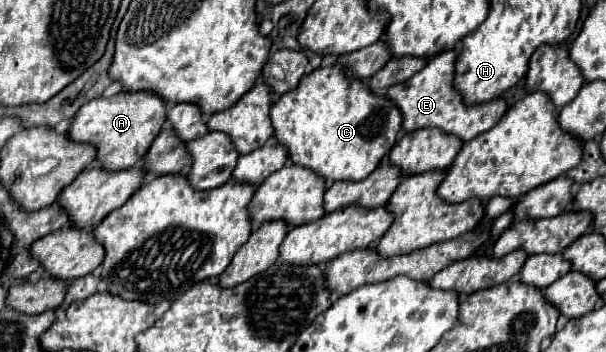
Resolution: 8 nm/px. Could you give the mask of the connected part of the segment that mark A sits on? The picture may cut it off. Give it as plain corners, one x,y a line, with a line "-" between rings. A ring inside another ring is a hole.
120,92
110,98
96,98
86,102
72,118
68,138
80,144
92,144
96,148
98,166
106,172
120,172
136,166
152,140
164,124
166,104
160,104
150,92

